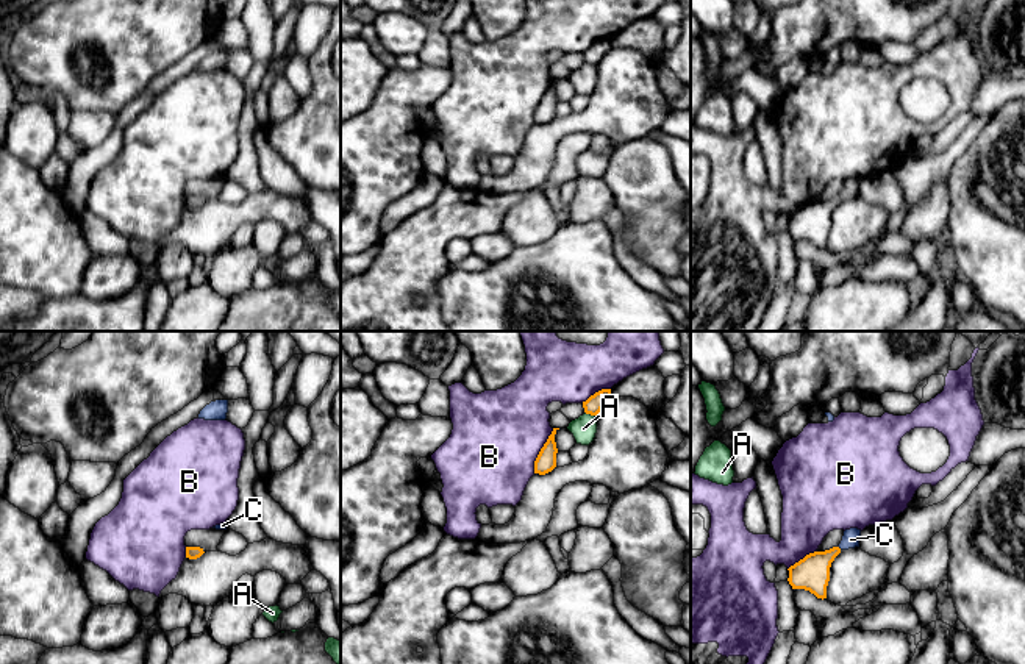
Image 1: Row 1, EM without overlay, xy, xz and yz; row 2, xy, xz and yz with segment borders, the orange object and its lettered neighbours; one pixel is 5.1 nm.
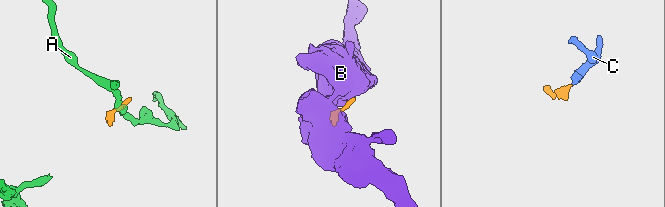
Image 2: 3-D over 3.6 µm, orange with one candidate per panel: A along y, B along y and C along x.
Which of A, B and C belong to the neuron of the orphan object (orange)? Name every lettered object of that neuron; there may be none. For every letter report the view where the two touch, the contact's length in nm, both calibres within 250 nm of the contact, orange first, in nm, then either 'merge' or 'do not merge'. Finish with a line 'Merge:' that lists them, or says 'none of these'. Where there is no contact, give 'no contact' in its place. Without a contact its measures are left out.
A: contact in xz; length 60 nm; calibres 90 and 130 nm; do not merge
B: contact in xz; length 260 nm; calibres 110 and 460 nm; do not merge
C: no contact; merge
Merge: C

